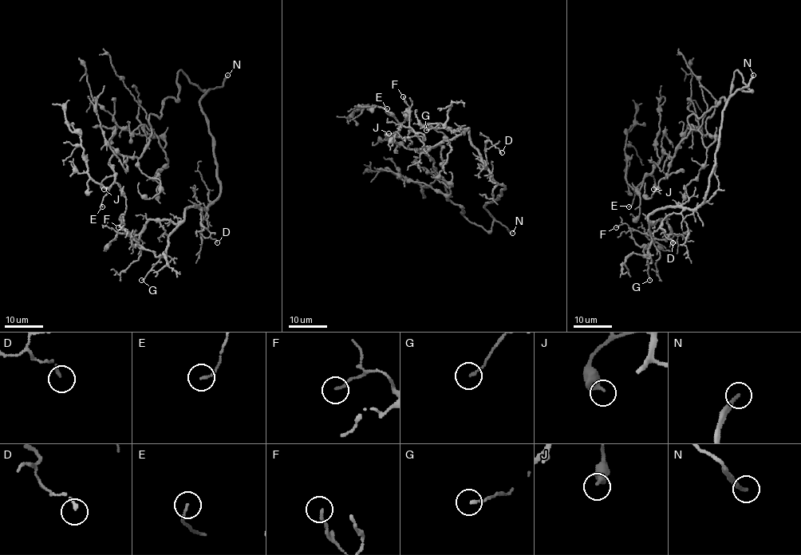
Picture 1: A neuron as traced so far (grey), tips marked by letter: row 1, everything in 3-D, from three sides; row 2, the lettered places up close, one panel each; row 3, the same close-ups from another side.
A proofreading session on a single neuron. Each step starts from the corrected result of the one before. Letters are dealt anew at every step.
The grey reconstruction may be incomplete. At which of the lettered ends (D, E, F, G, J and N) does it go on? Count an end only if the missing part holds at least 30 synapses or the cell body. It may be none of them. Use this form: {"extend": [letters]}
{"extend": ["N"]}

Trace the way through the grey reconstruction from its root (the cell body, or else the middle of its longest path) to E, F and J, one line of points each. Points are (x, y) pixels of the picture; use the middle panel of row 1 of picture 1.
E: (483, 228), (449, 201), (446, 183), (428, 155), (393, 139), (399, 122), (387, 108)
F: (483, 228), (489, 231), (493, 221), (484, 206), (504, 187), (469, 128), (425, 150), (403, 96)
J: (483, 228), (449, 201), (433, 161), (398, 144), (393, 139), (397, 131), (388, 133)

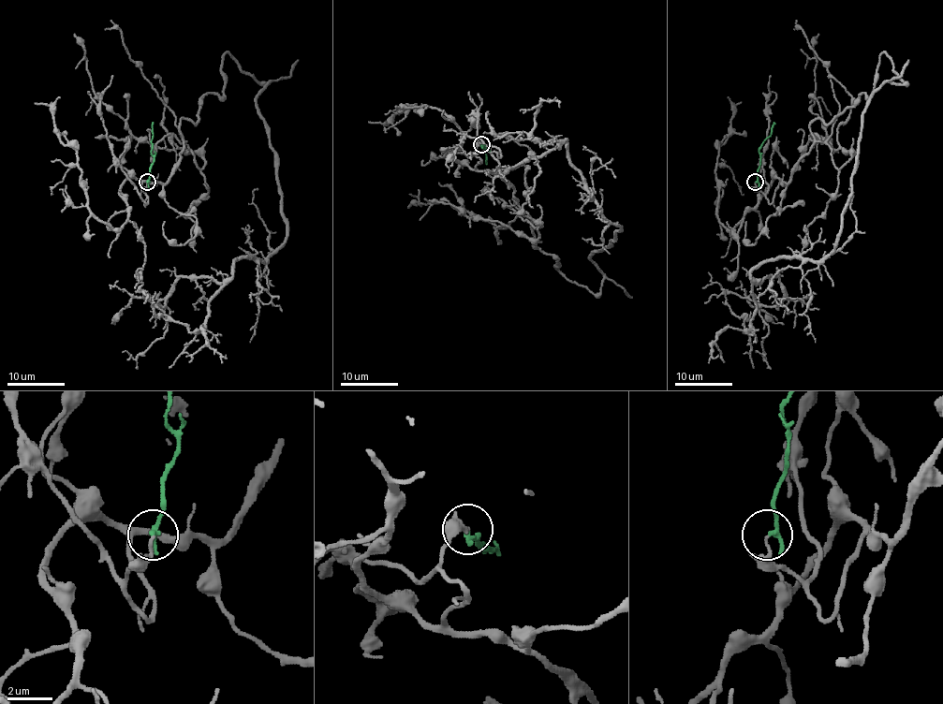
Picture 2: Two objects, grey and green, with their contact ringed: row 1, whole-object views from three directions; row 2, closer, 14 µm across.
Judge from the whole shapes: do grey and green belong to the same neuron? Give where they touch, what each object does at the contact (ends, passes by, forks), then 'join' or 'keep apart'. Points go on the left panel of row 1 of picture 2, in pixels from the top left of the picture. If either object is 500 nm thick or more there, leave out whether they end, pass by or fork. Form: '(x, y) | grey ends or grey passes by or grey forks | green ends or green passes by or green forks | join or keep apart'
(147, 182) | grey ends | green ends | keep apart

